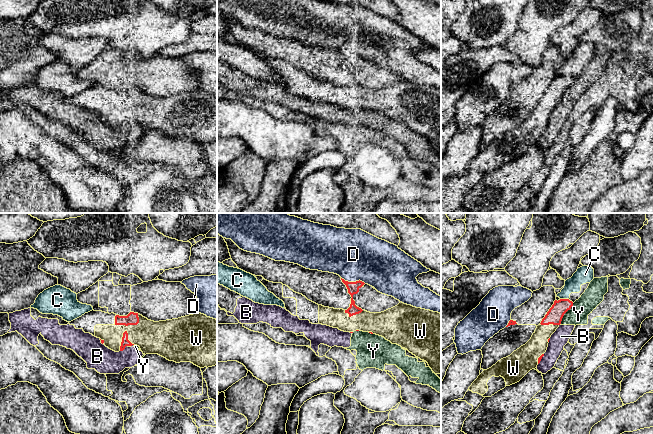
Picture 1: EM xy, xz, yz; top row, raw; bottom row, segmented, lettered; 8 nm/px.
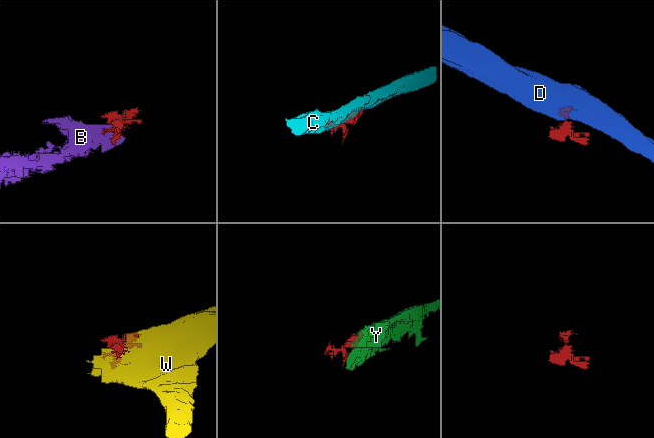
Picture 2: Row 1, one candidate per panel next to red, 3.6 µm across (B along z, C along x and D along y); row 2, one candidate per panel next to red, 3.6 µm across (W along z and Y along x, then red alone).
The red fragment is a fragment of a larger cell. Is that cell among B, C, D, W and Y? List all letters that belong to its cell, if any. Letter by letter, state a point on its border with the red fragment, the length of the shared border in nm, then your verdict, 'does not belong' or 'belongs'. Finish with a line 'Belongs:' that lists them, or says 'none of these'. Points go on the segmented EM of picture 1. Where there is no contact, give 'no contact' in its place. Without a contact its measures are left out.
B: xy (123, 349) | 80 nm | does not belong
C: yz (564, 299) | 70 nm | does not belong
D: xz (353, 282) | 200 nm | does not belong
W: xy (122, 340) | 180 nm | belongs
Y: yz (564, 313) | 200 nm | does not belong
Belongs: W

